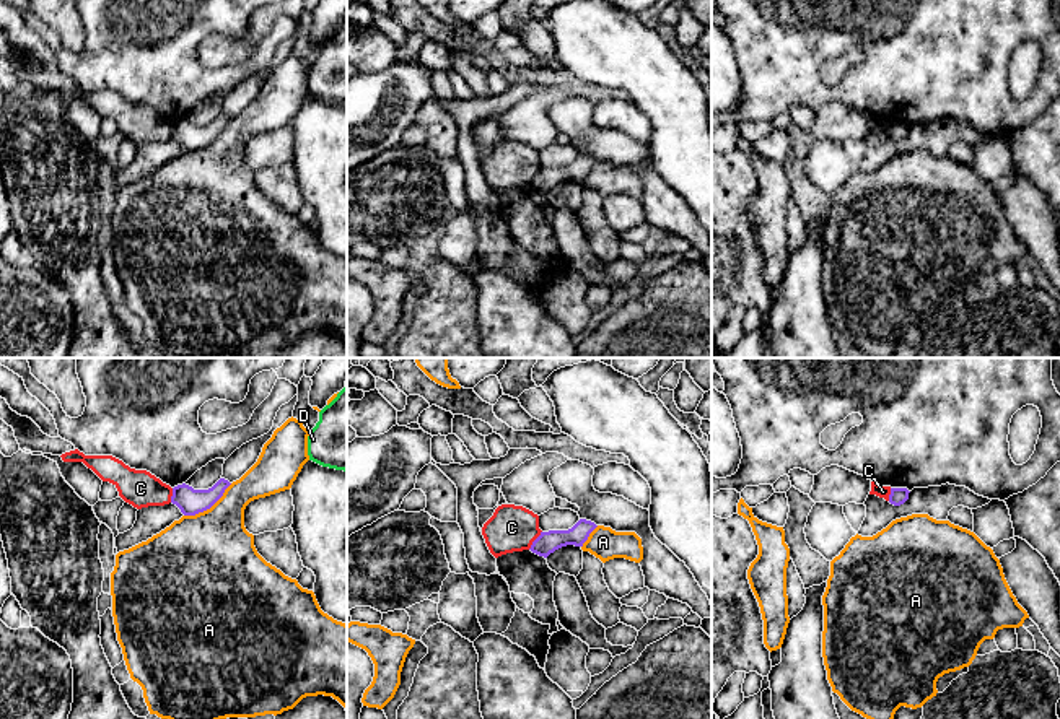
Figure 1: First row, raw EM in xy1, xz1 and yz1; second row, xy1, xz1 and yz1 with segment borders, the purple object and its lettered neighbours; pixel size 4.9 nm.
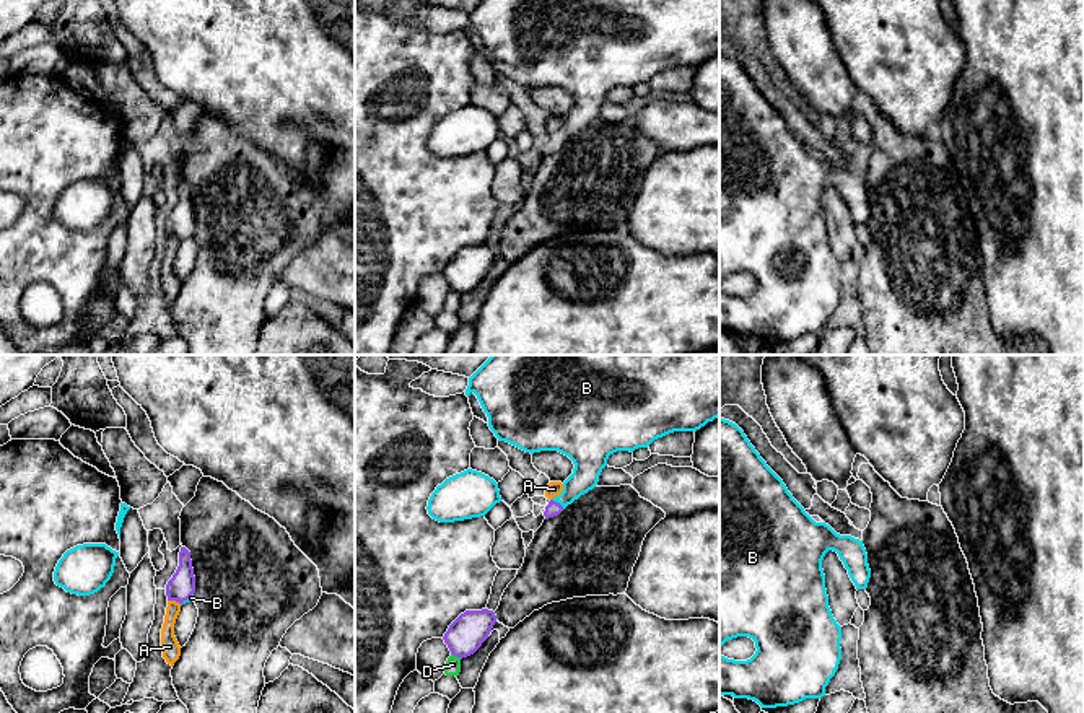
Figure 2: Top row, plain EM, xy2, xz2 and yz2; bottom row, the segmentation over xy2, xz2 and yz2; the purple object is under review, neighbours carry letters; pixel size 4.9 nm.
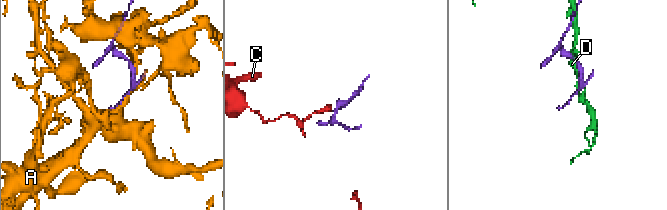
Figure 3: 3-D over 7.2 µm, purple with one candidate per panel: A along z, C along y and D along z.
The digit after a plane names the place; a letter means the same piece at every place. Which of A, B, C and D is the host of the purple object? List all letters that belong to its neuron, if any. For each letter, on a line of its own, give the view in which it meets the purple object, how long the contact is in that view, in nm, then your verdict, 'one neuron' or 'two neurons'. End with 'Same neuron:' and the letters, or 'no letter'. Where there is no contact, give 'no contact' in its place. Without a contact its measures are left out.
A: xy1 | 280 nm | two neurons
B: xz2 | 80 nm | one neuron
C: xz1 | 120 nm | two neurons
D: xz2 | 60 nm | two neurons
Same neuron: B

